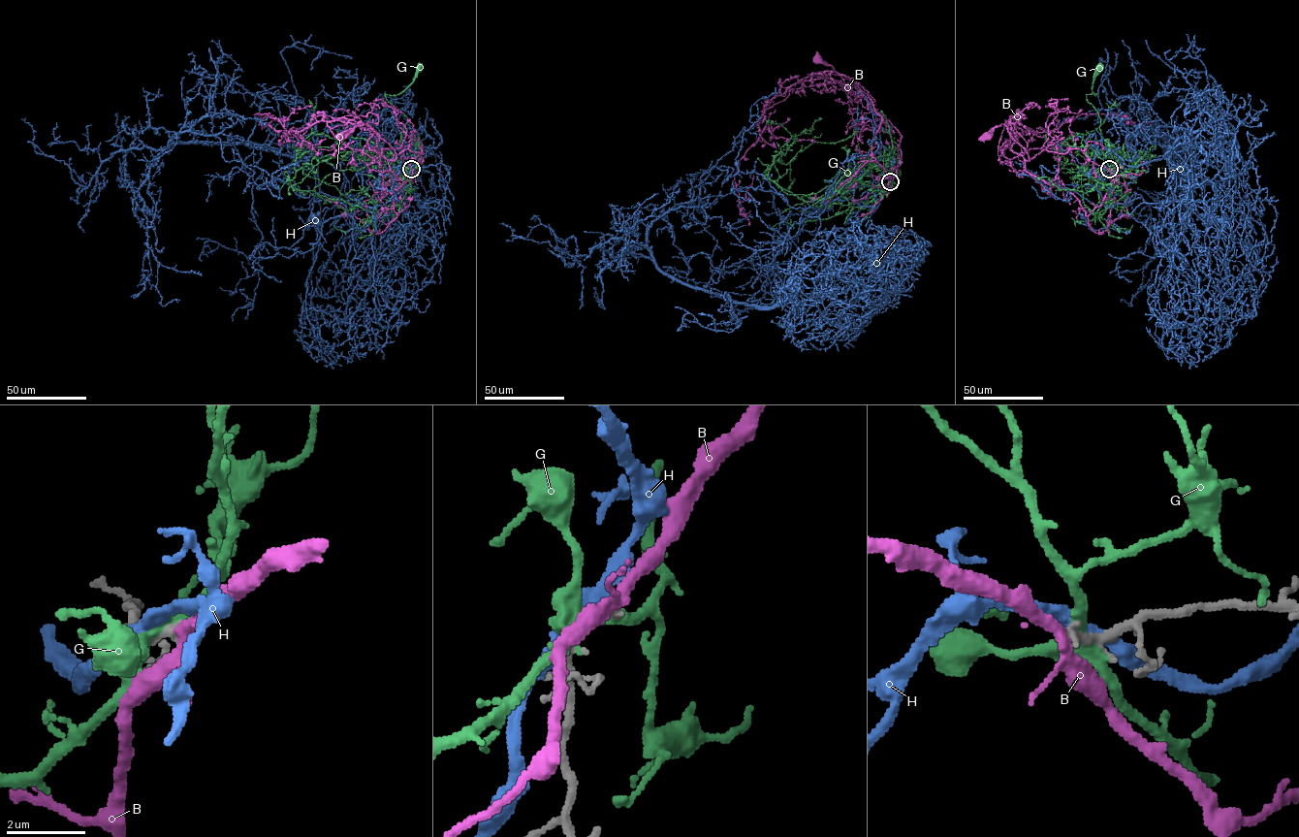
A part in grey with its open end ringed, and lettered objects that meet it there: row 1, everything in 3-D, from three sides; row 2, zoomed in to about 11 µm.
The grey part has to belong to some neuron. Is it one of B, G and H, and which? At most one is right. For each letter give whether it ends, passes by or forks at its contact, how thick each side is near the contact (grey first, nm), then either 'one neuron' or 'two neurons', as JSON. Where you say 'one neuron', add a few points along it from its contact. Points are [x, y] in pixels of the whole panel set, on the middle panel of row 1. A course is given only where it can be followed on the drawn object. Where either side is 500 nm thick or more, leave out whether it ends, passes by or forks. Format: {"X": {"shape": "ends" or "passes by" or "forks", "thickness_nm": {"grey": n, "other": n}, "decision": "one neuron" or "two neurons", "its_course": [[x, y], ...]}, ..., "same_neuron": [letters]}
{"B": {"shape": "forks", "thickness_nm": {"grey": 240, "other": 240}, "decision": "one neuron", "its_course": [[890, 181], [901, 161], [901, 134], [871, 108], [873, 99], [862, 86], [818, 60]]}, "G": {"shape": "forks", "thickness_nm": {"grey": 320, "other": 400}, "decision": "two neurons"}, "H": {"shape": "passes by", "thickness_nm": {"grey": 320, "other": 320}, "decision": "two neurons"}, "same_neuron": ["B"]}

